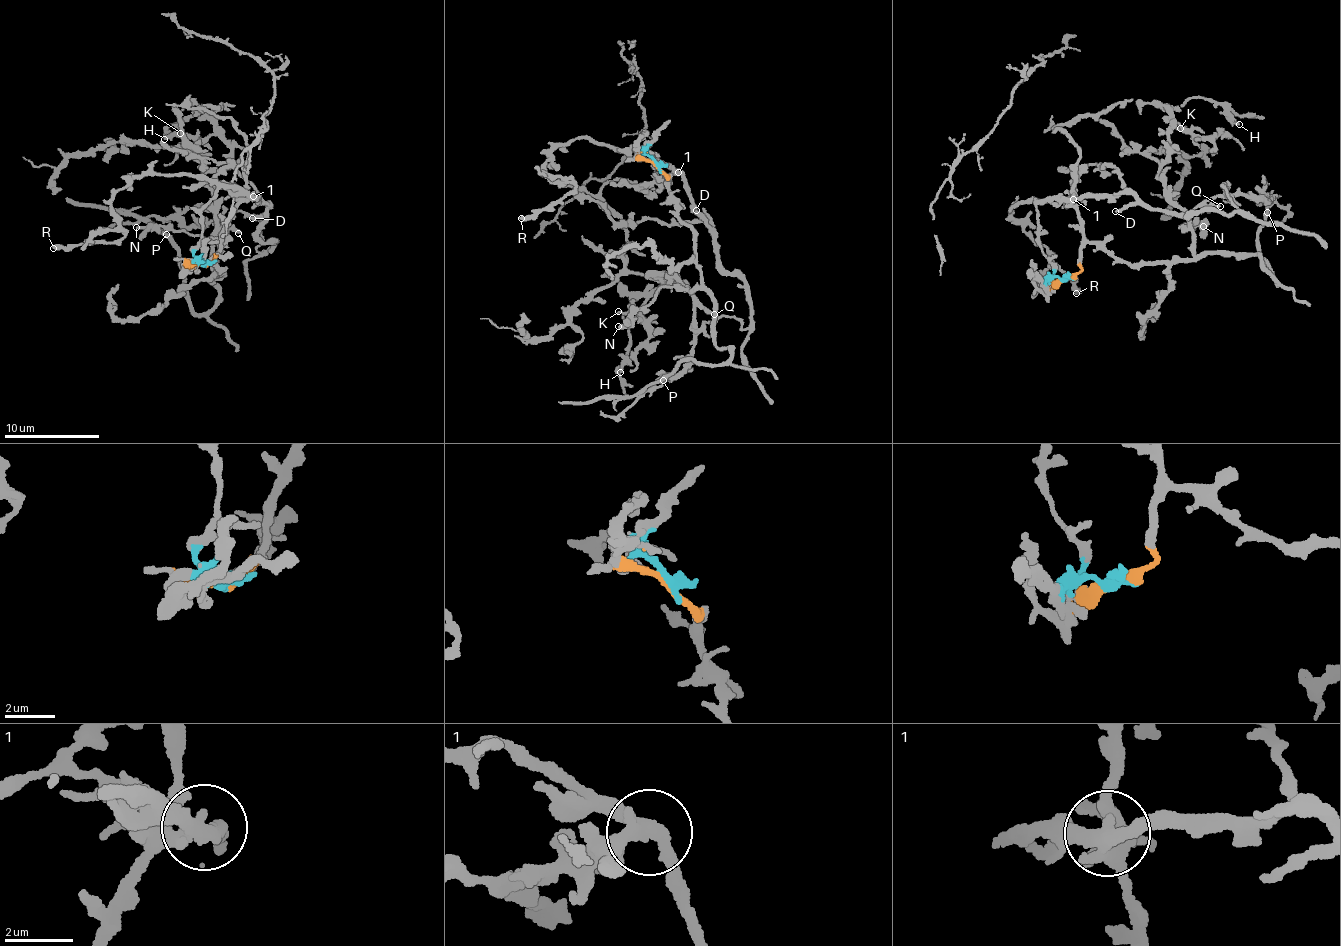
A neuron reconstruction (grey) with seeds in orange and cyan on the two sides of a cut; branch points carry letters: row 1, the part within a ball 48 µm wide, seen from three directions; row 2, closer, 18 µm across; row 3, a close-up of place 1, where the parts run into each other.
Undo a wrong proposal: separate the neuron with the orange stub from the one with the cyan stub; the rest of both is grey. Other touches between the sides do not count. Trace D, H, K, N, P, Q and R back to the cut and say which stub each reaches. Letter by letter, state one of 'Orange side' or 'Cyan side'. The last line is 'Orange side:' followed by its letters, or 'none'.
D: Cyan side
H: Orange side
K: Orange side
N: Orange side
P: Orange side
Q: Orange side
R: Cyan side
Orange side: H, K, N, P, Q

